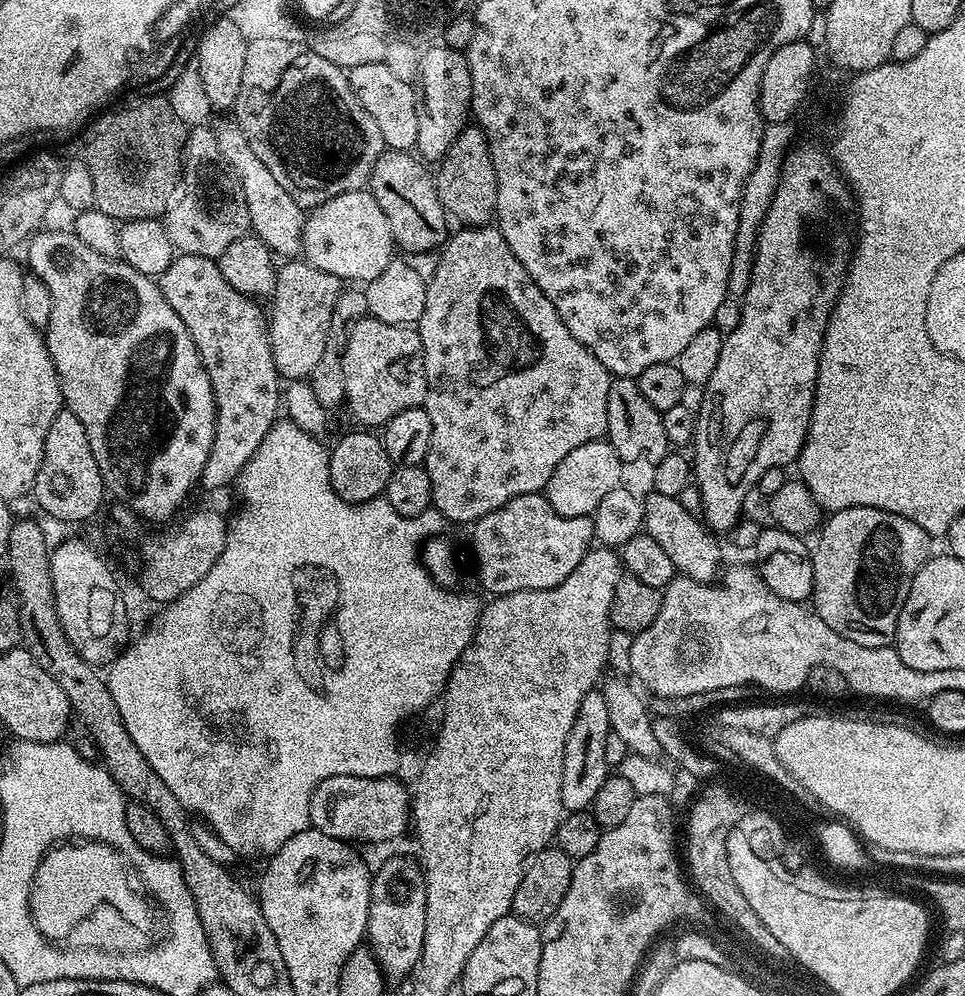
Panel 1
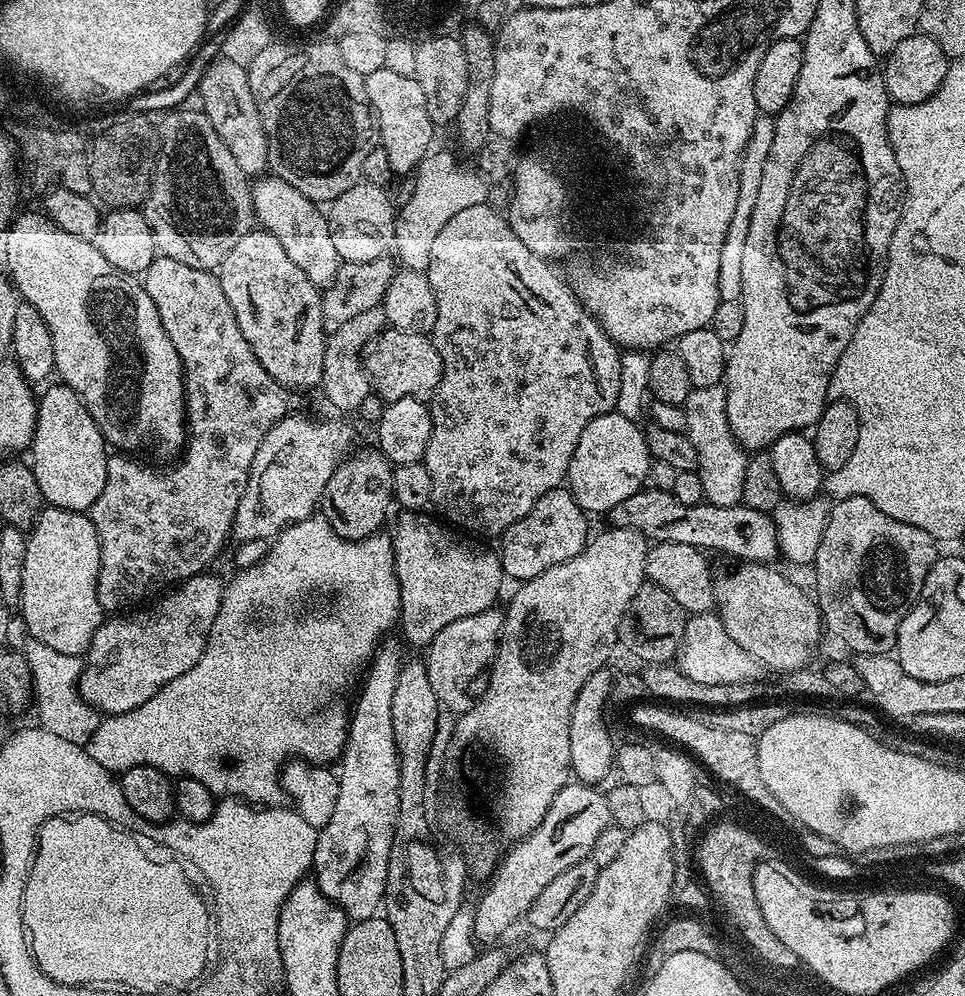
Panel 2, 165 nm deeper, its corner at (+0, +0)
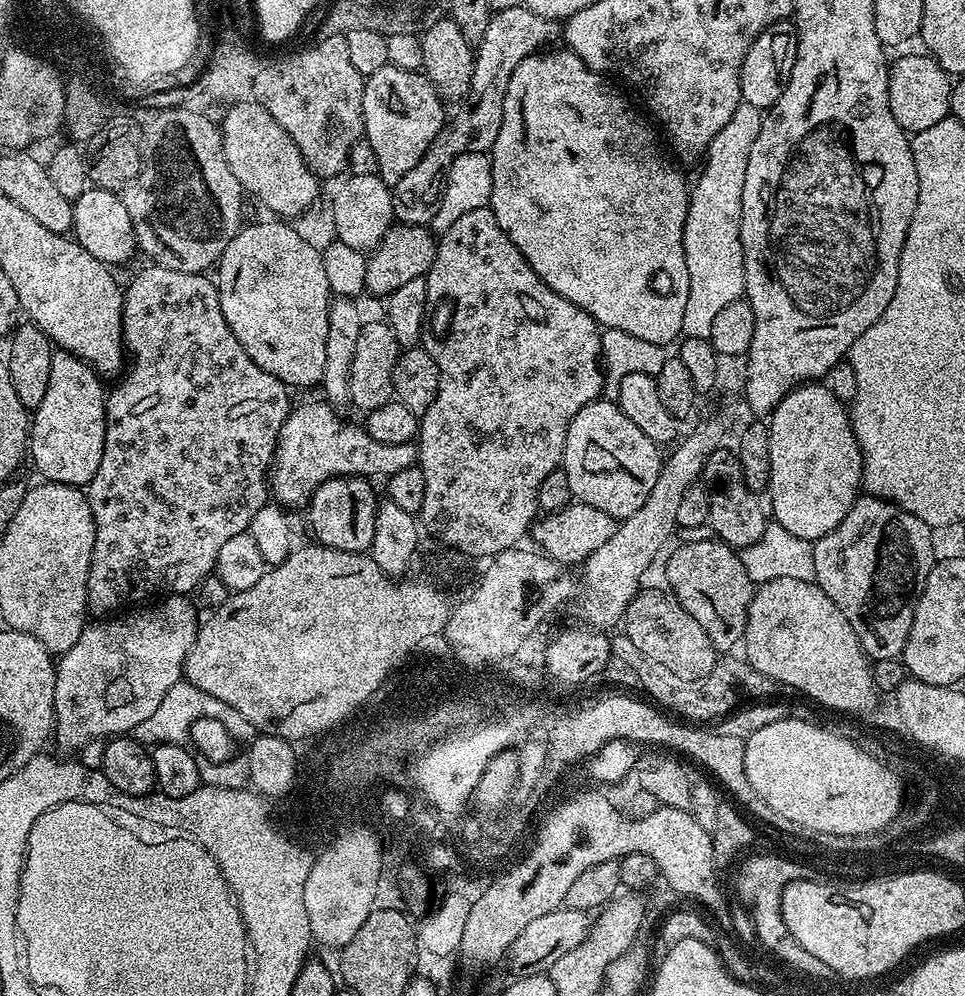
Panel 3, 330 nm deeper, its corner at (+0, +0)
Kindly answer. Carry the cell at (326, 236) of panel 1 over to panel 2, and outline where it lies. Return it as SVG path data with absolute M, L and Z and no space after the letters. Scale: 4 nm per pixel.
M361 182L346 190L346 194L342 194L337 200L331 201L326 212L328 229L341 261L349 264L374 262L393 251L397 209L394 206L392 208L384 191L379 184Z

